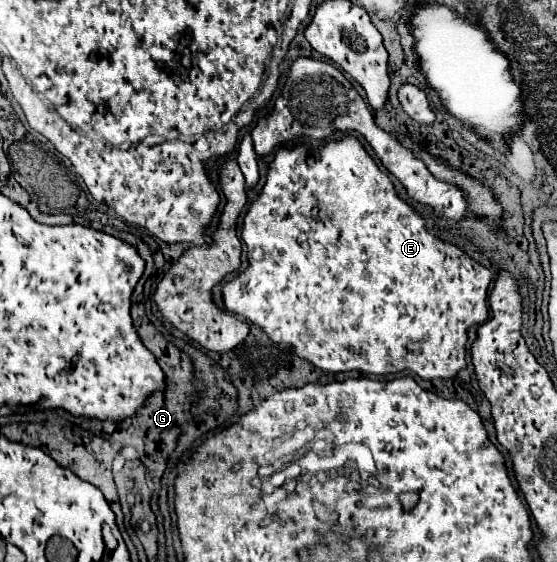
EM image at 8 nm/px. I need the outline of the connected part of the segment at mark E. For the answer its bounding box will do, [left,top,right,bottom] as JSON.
[223,136,493,380]

